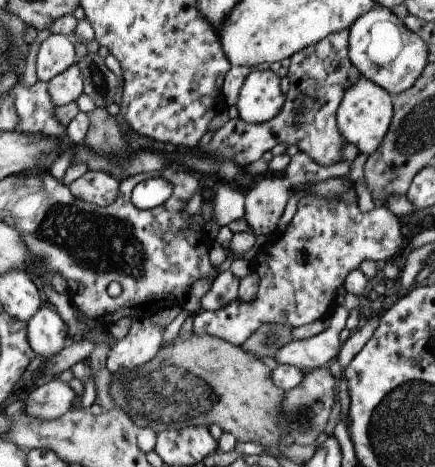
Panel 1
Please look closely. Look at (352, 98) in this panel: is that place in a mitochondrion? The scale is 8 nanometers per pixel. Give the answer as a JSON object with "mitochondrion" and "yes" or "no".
{"mitochondrion":"no"}

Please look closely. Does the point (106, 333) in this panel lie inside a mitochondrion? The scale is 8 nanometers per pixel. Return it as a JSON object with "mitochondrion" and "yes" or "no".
{"mitochondrion":"no"}

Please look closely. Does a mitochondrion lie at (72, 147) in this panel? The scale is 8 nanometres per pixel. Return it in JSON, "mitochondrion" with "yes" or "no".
{"mitochondrion":"no"}

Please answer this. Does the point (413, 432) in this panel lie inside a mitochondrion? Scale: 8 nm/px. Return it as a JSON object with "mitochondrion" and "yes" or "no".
{"mitochondrion":"yes"}

